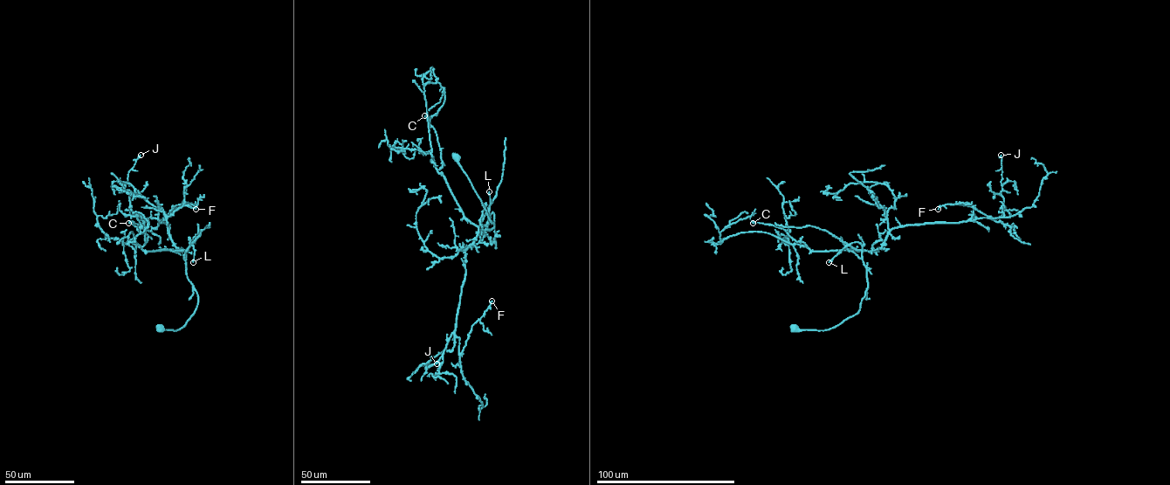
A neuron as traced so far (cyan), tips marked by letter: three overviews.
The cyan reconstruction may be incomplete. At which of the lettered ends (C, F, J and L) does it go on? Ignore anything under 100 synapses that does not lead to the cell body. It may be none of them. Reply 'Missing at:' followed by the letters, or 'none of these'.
Missing at: none of these

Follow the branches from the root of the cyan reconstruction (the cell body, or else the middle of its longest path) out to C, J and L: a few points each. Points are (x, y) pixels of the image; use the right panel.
C: (794, 327), (828, 329), (858, 311), (868, 287), (863, 250), (812, 251), (783, 229), (753, 223)
J: (794, 327), (828, 329), (858, 311), (868, 287), (861, 252), (879, 249), (891, 229), (1000, 218), (1001, 155)
L: (794, 327), (800, 329), (828, 329), (859, 310), (868, 287), (862, 245), (852, 242), (829, 262)

